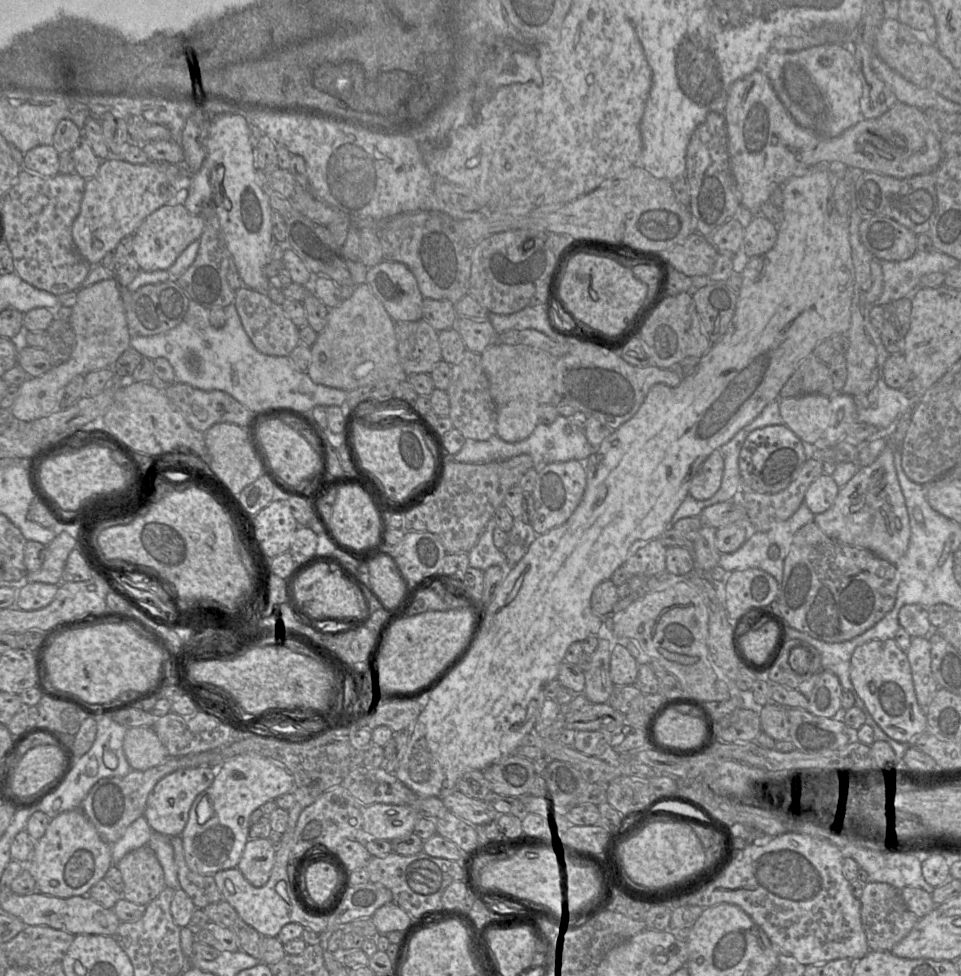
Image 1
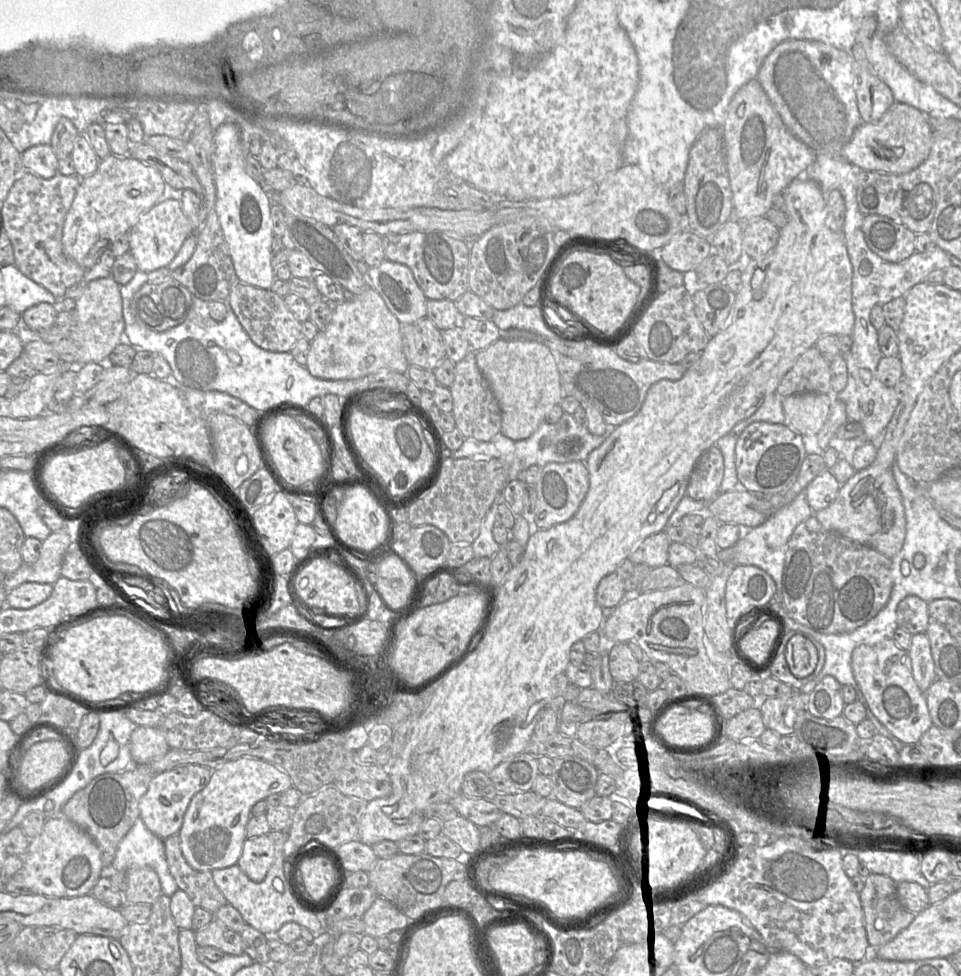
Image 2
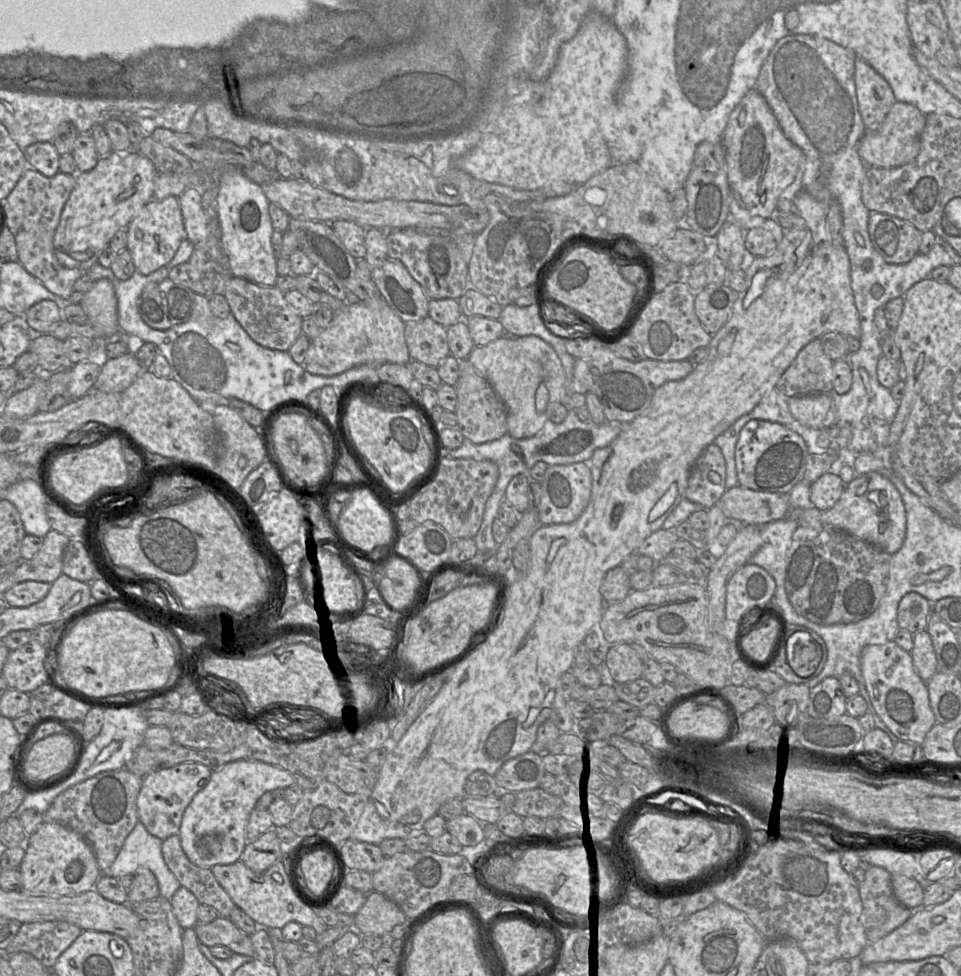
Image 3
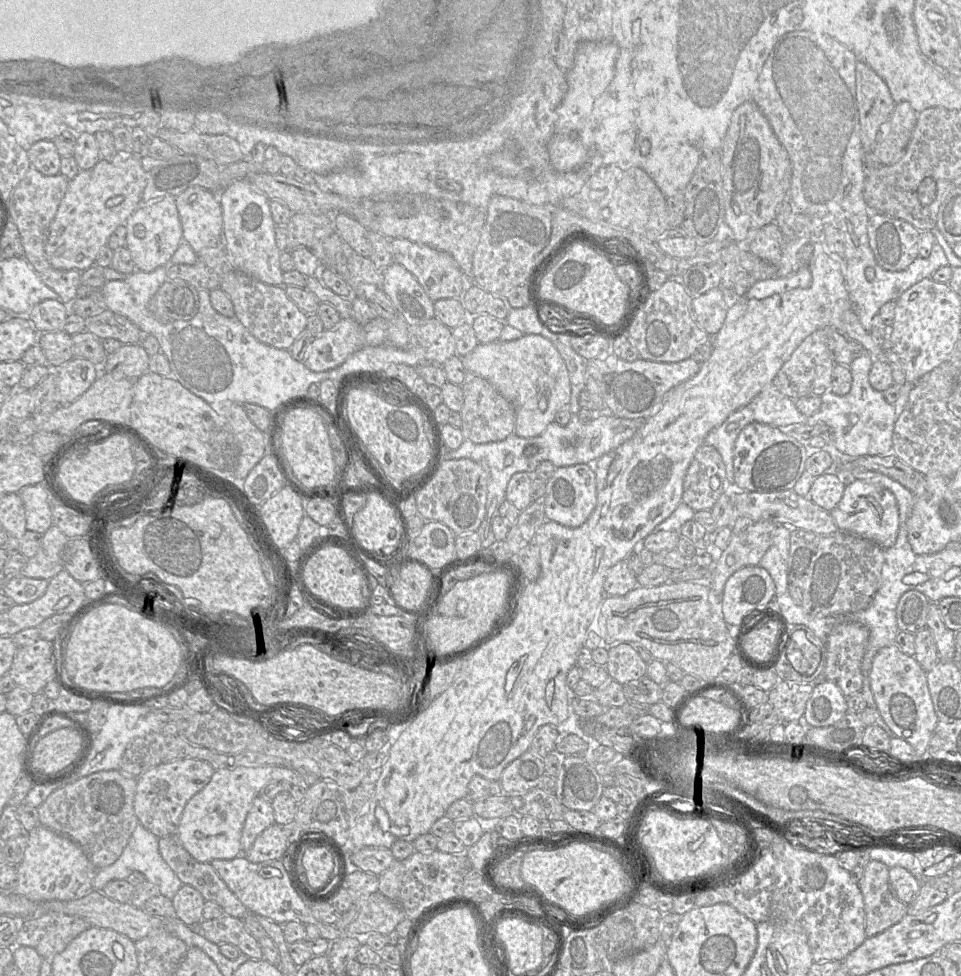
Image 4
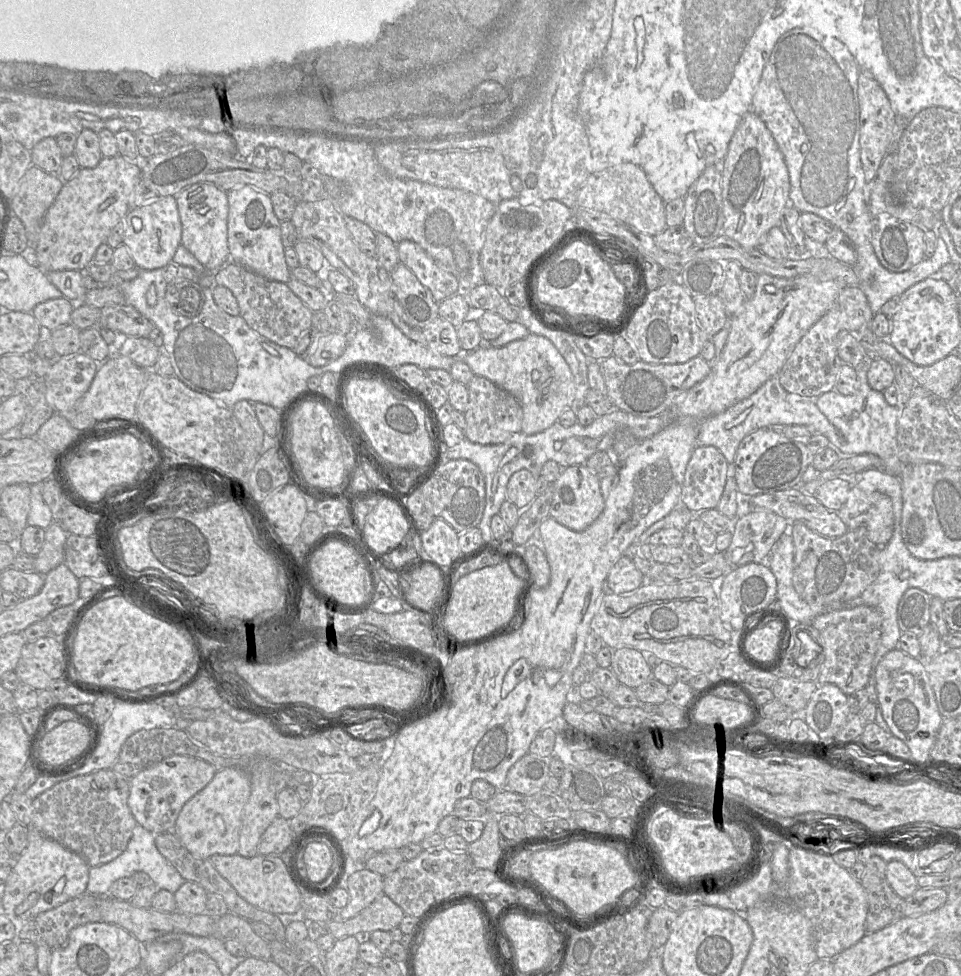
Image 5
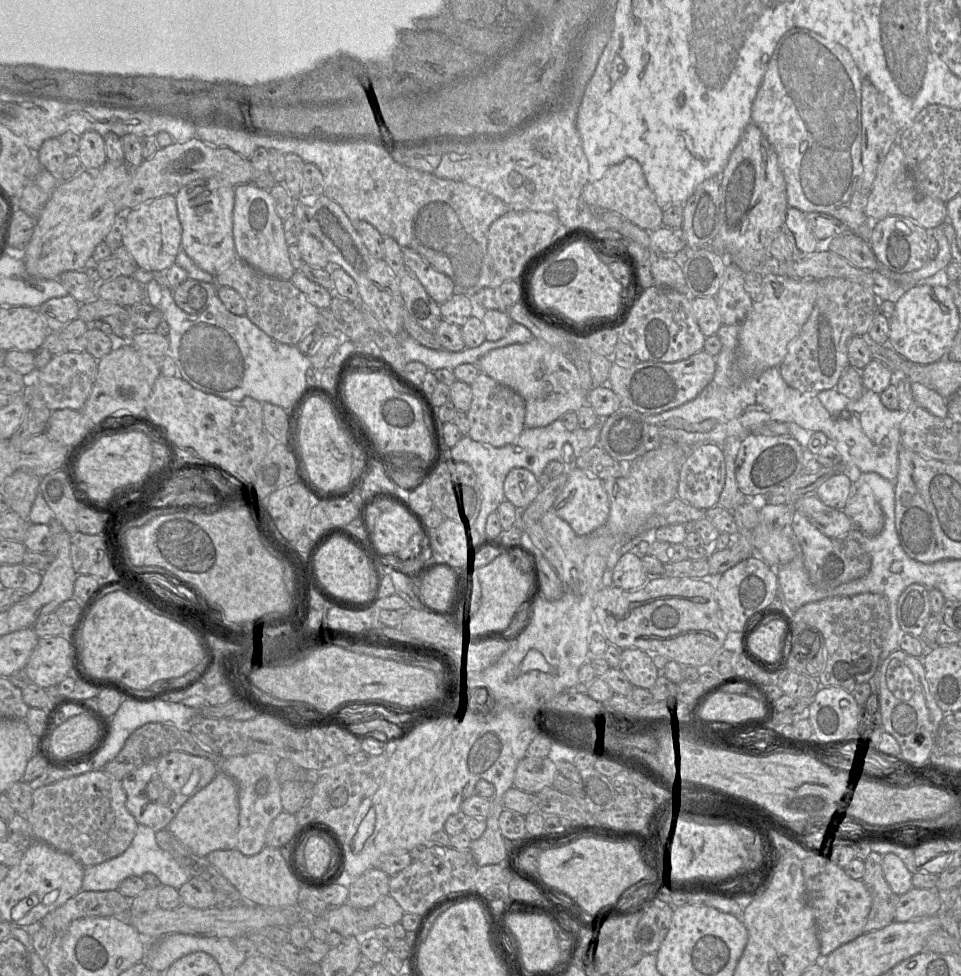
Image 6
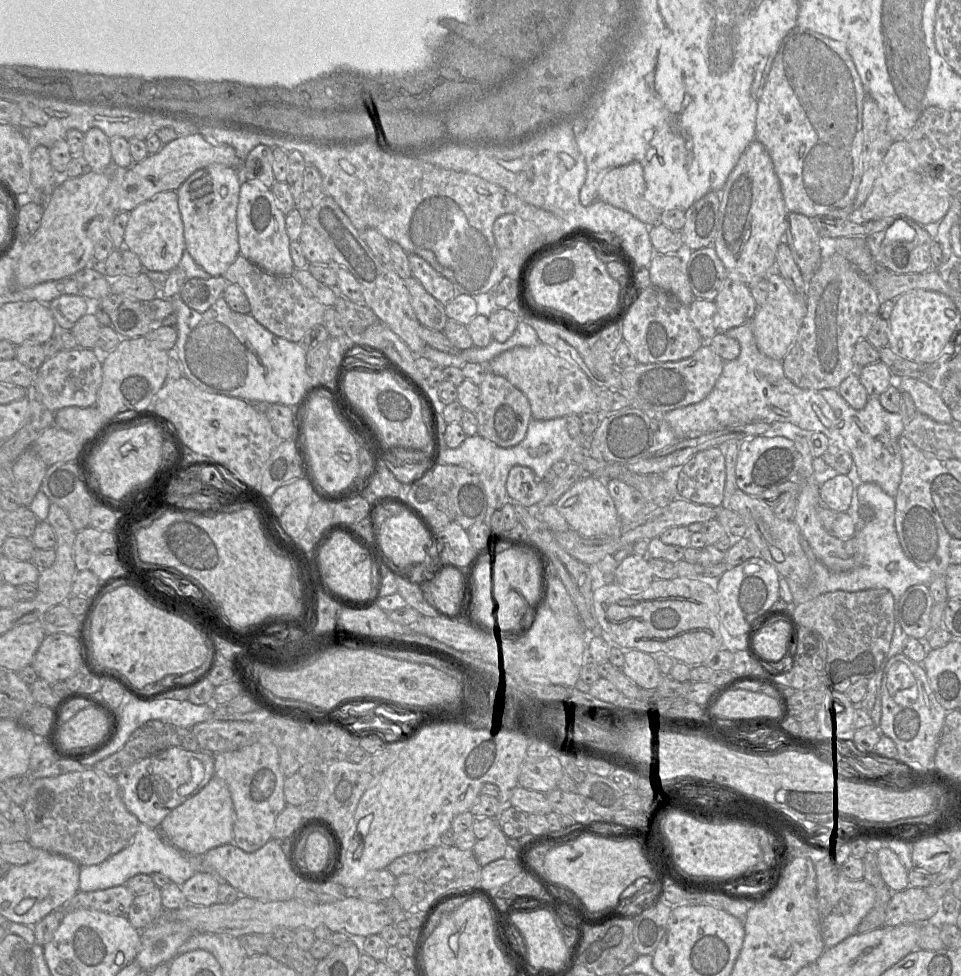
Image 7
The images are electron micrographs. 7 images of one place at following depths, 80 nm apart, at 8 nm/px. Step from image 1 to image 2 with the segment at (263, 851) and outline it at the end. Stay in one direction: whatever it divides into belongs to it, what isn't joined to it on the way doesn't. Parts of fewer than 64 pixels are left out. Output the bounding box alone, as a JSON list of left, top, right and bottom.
[237,834,276,882]

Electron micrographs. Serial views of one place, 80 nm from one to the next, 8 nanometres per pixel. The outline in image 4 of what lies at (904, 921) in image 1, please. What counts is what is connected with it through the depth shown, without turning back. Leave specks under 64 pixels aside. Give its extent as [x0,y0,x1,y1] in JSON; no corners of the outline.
[857,860,907,937]

